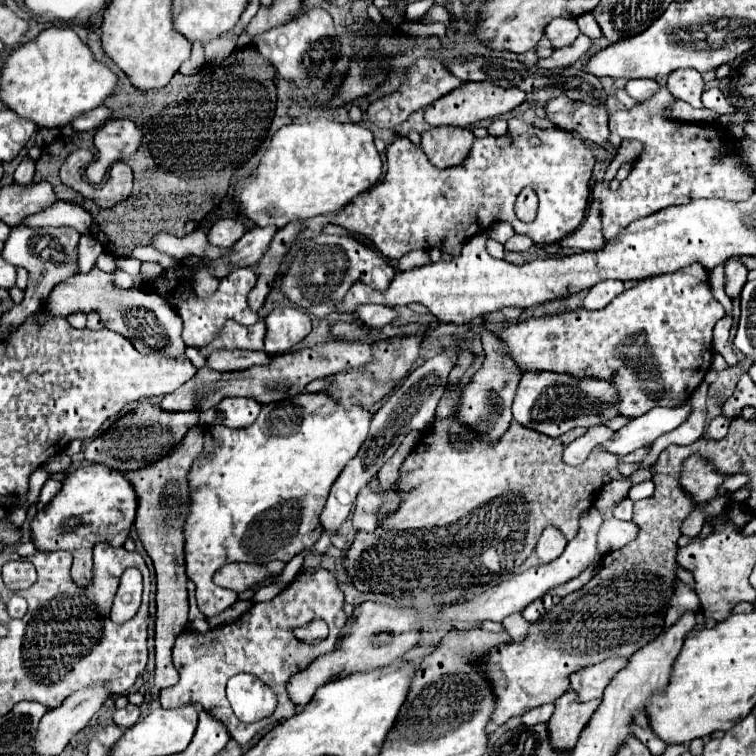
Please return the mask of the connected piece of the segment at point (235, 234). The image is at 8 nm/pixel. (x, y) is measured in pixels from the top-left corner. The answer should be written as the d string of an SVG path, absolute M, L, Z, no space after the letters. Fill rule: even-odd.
M239 218L218 219L216 223L212 225L210 233L208 233L208 241L210 241L212 245L216 245L216 247L230 249L246 231L247 227Z

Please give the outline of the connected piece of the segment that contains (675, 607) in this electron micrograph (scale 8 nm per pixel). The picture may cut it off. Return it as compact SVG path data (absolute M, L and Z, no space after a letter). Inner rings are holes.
M676 579L676 587L674 587L674 595L670 599L670 607L666 611L666 627L670 627L672 623L676 623L686 611L696 611L696 619L698 619L698 625L694 627L694 631L702 629L704 627L704 617L700 613L700 601L698 601L698 595L694 593L694 589L686 583L682 583L680 579Z

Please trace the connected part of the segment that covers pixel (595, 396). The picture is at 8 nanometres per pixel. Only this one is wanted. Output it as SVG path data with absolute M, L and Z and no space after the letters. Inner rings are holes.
M550 371L522 375L514 395L512 417L522 427L534 429L548 437L560 437L574 427L604 425L614 419L614 387L604 379L570 379L570 375L554 375Z

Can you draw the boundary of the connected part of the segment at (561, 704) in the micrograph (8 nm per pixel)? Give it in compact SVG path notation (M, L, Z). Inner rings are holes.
M566 691L566 695L556 699L554 715L546 723L552 749L562 753L572 753L576 747L576 741L580 739L582 731L586 729L586 723L590 721L598 705L600 705L600 699L578 703L574 691Z

